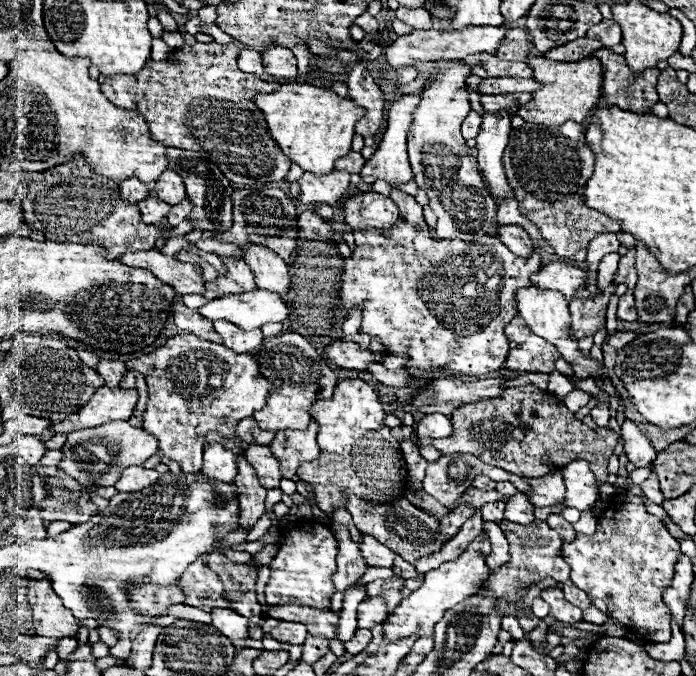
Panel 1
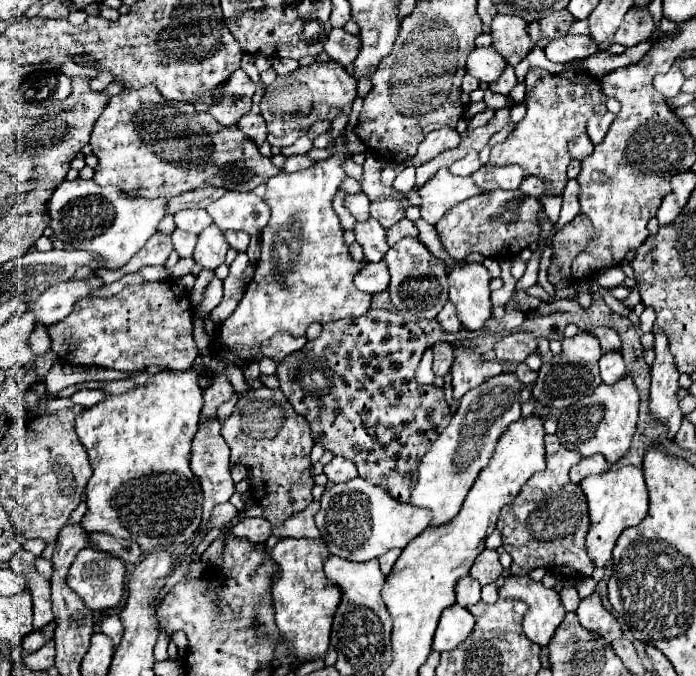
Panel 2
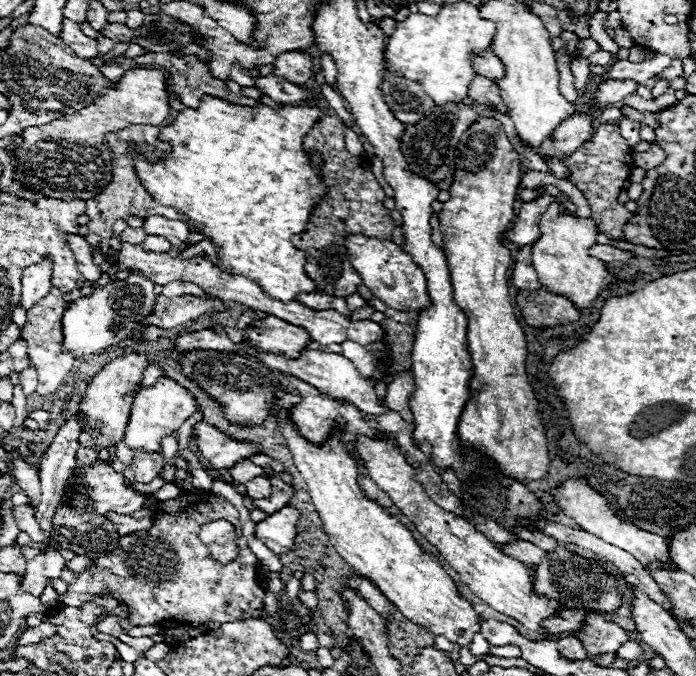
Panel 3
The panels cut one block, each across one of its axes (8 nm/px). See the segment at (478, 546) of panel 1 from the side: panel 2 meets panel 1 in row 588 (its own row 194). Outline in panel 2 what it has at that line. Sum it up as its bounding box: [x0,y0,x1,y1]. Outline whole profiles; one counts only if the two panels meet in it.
[416,168,476,224]

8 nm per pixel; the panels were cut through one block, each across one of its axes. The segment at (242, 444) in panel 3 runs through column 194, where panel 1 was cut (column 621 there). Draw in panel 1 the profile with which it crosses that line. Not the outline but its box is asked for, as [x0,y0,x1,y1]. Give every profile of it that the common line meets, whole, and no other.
[620,420,656,468]

